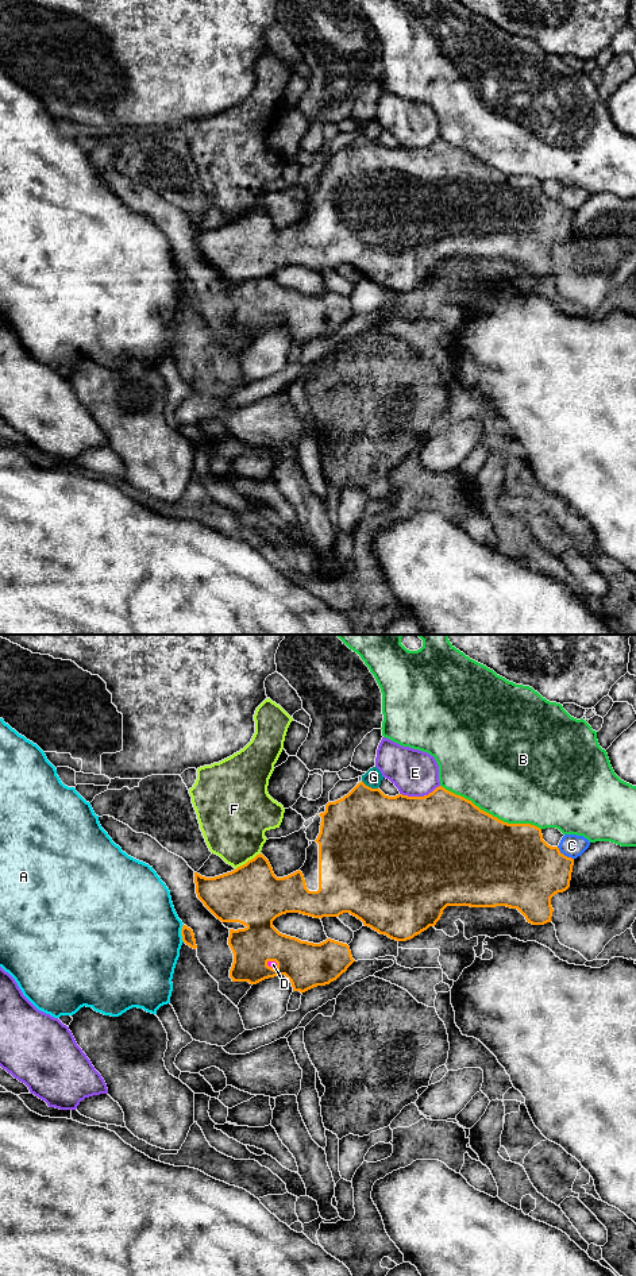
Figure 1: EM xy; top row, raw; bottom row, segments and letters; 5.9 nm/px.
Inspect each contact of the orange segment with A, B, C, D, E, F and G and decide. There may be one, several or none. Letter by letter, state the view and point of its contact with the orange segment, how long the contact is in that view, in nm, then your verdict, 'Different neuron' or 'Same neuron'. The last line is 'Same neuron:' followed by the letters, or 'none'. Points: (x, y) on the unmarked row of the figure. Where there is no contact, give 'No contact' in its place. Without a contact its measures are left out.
A: Touches orange at xy (181, 285). Shared border 110 nm. Different neuron
B: Touches orange at xy (490, 166). Shared border 650 nm. Different neuron
C: Touches orange at xy (563, 207). Shared border 130 nm. Different neuron
D: Touches orange at xy (270, 319). Shared border 80 nm. Same neuron
E: Touches orange at xy (419, 149). Shared border 240 nm. Different neuron
F: Touches orange at xy (249, 212). Shared border 190 nm. Different neuron
G: Touches orange at xy (370, 139). Shared border 110 nm. Different neuron
Same neuron: D

